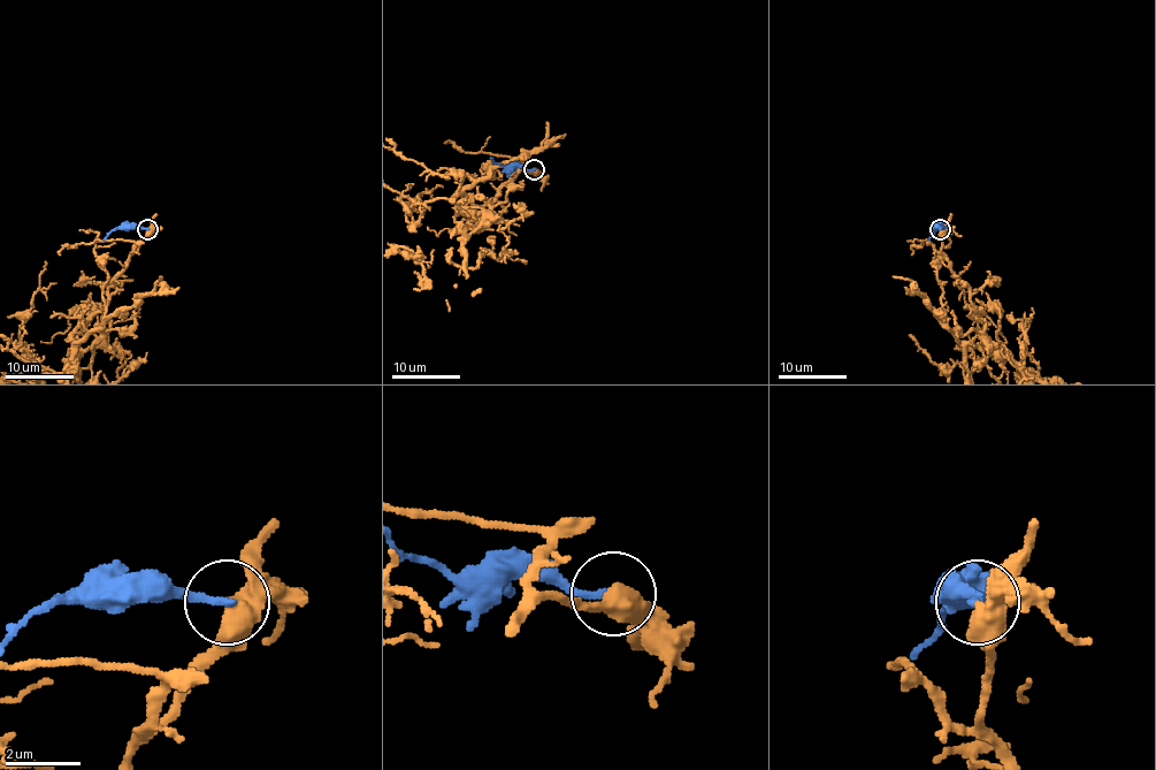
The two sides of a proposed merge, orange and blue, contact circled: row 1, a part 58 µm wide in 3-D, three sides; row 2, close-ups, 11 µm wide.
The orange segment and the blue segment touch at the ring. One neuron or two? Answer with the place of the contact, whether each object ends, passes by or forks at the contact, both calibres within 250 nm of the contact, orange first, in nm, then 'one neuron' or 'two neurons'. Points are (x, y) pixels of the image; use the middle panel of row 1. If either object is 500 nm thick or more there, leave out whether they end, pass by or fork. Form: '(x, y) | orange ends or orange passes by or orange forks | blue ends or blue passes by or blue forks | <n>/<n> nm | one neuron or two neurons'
(534, 169) | orange forks | blue ends | 400/240 nm | two neurons

